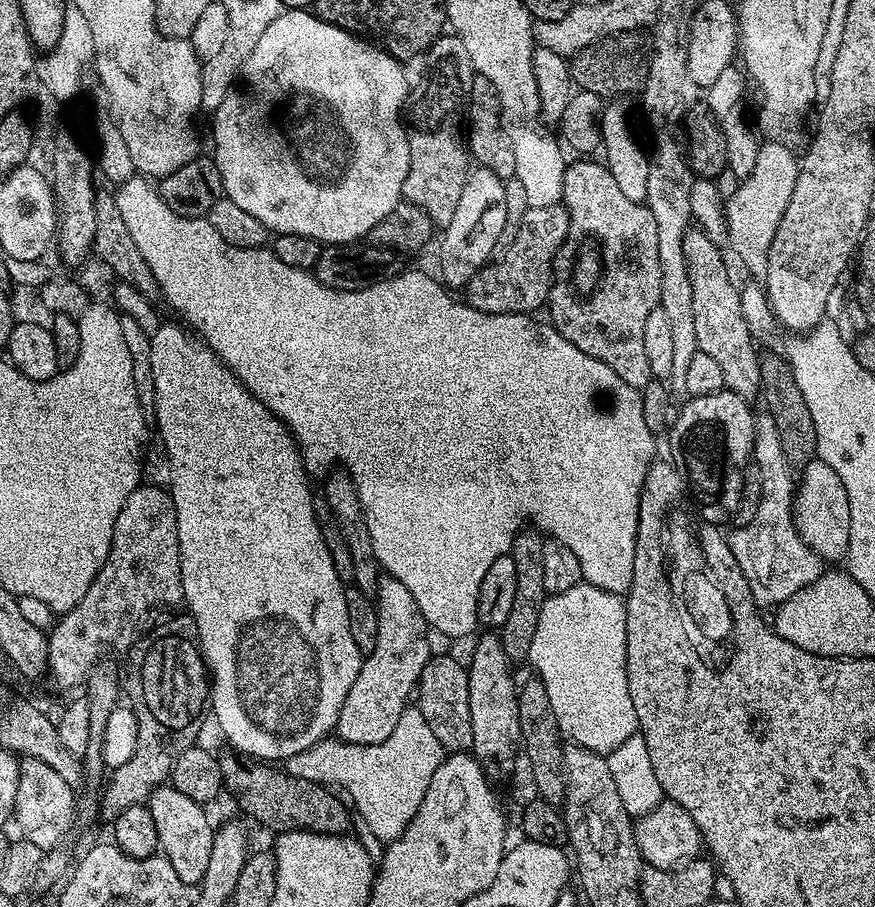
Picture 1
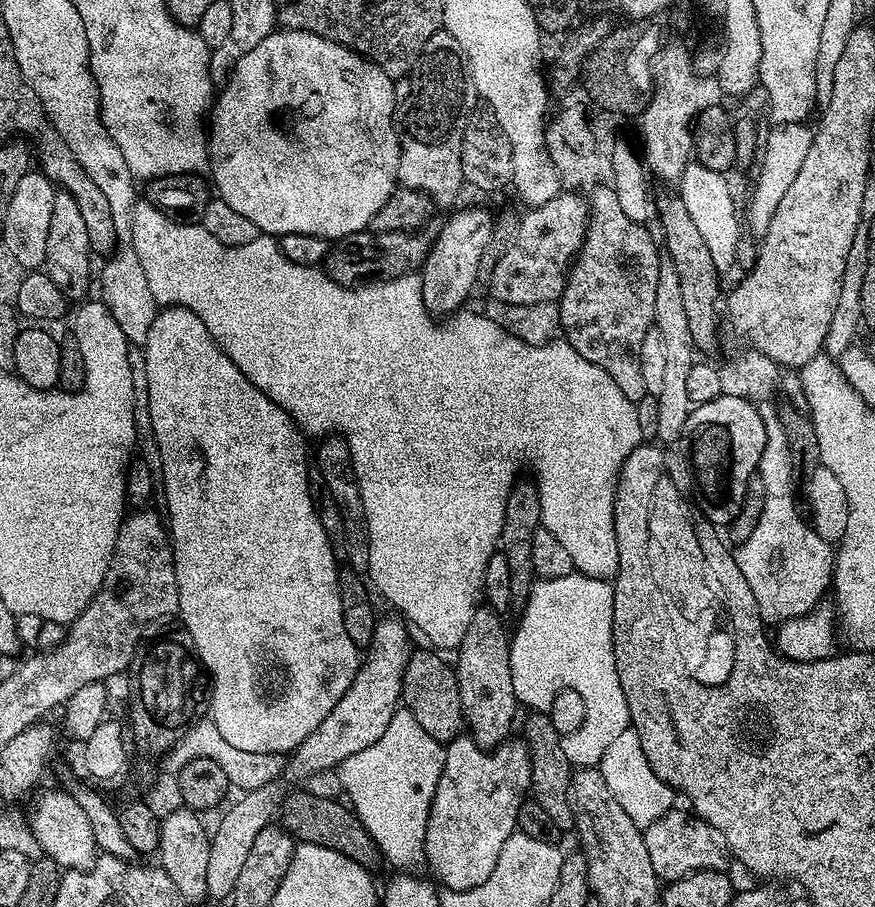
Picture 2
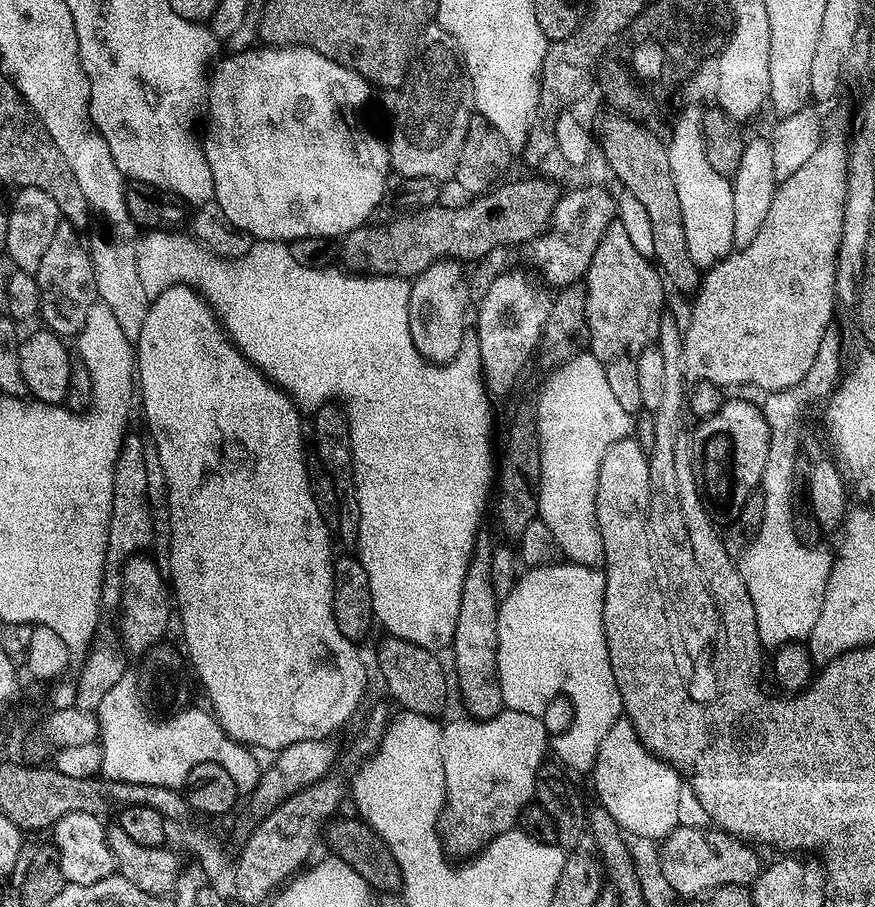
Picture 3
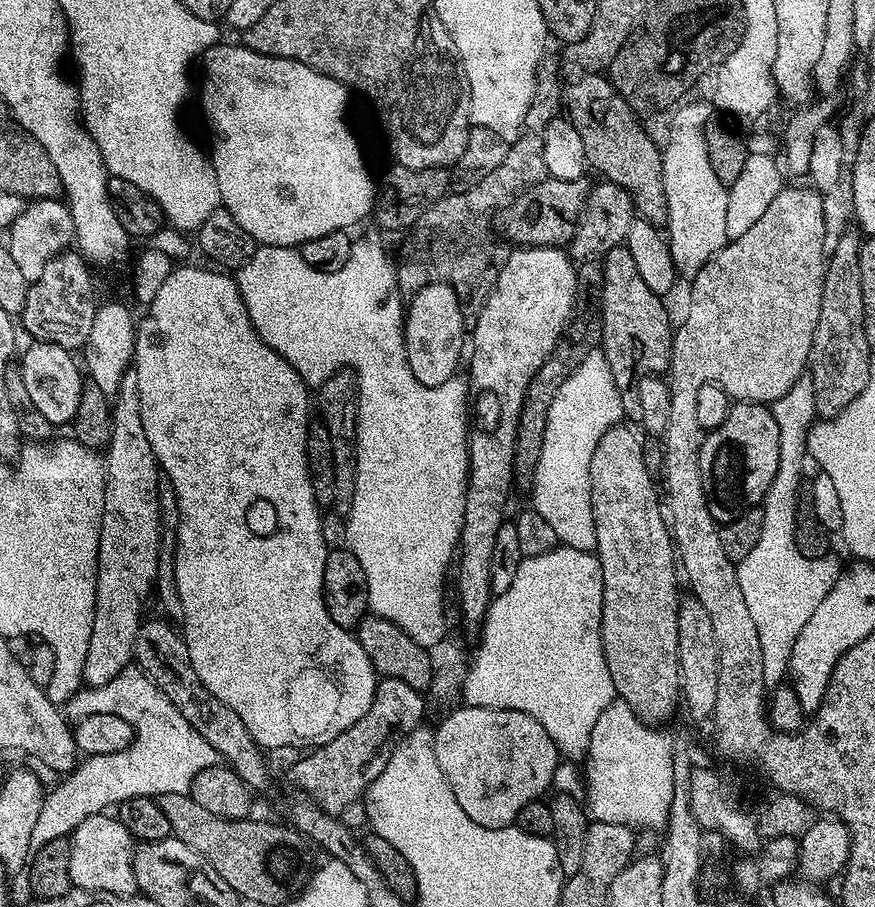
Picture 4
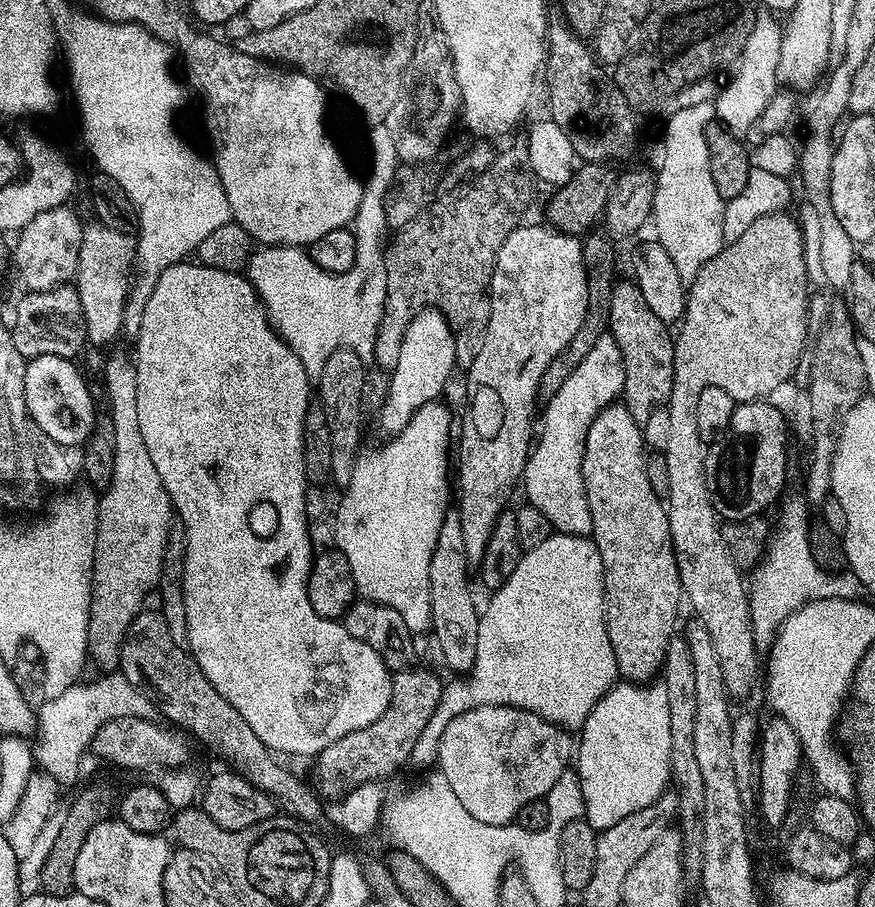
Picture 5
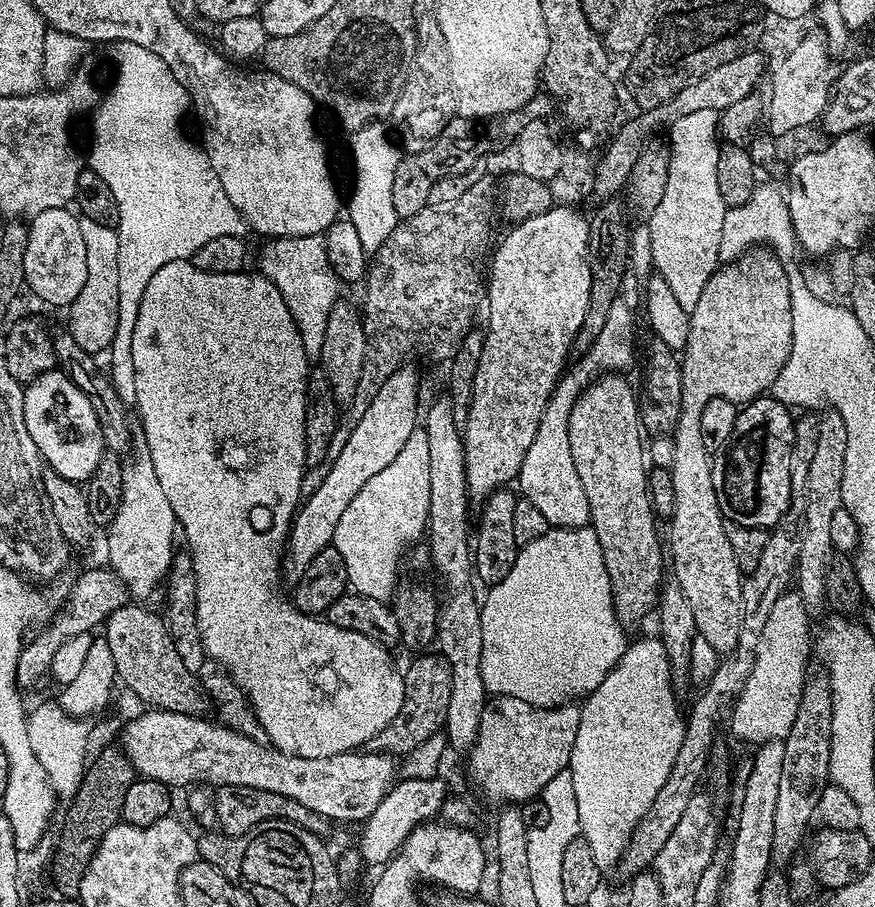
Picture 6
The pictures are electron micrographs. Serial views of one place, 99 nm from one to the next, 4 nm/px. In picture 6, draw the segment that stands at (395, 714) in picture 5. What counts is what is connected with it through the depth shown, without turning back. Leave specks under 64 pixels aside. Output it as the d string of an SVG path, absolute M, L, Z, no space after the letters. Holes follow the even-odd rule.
M428 654L417 655L420 657L409 668L403 669L404 701L402 702L402 710L398 710L394 722L390 722L390 726L386 726L386 730L379 732L370 742L371 751L387 752L393 758L403 758L407 756L410 750L414 750L414 746L422 746L422 742L426 742L426 738L430 738L434 733L443 729L446 722L446 709L450 706L450 686L452 685L450 682L450 666L439 654L424 655Z

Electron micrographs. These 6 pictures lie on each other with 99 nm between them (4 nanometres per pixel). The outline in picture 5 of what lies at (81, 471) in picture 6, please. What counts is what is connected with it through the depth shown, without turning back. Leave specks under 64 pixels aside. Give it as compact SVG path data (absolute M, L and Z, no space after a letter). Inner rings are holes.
M42 354L24 365L24 401L31 423L65 450L79 449L92 435L98 419L96 408L92 405L92 392L83 374L72 364L75 363L67 356Z

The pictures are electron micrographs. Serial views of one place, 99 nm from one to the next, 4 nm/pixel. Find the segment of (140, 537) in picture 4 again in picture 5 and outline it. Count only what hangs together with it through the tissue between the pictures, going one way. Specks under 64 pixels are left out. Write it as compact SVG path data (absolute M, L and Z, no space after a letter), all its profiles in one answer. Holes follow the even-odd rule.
M120 350L112 353L104 364L104 388L110 406L108 419L114 426L114 476L97 501L97 526L90 618L87 624L88 657L101 671L115 671L119 667L121 644L127 639L128 628L141 610L146 594L159 585L165 546L169 536L169 523L174 509L161 475L150 459L138 423L137 368L135 359Z

